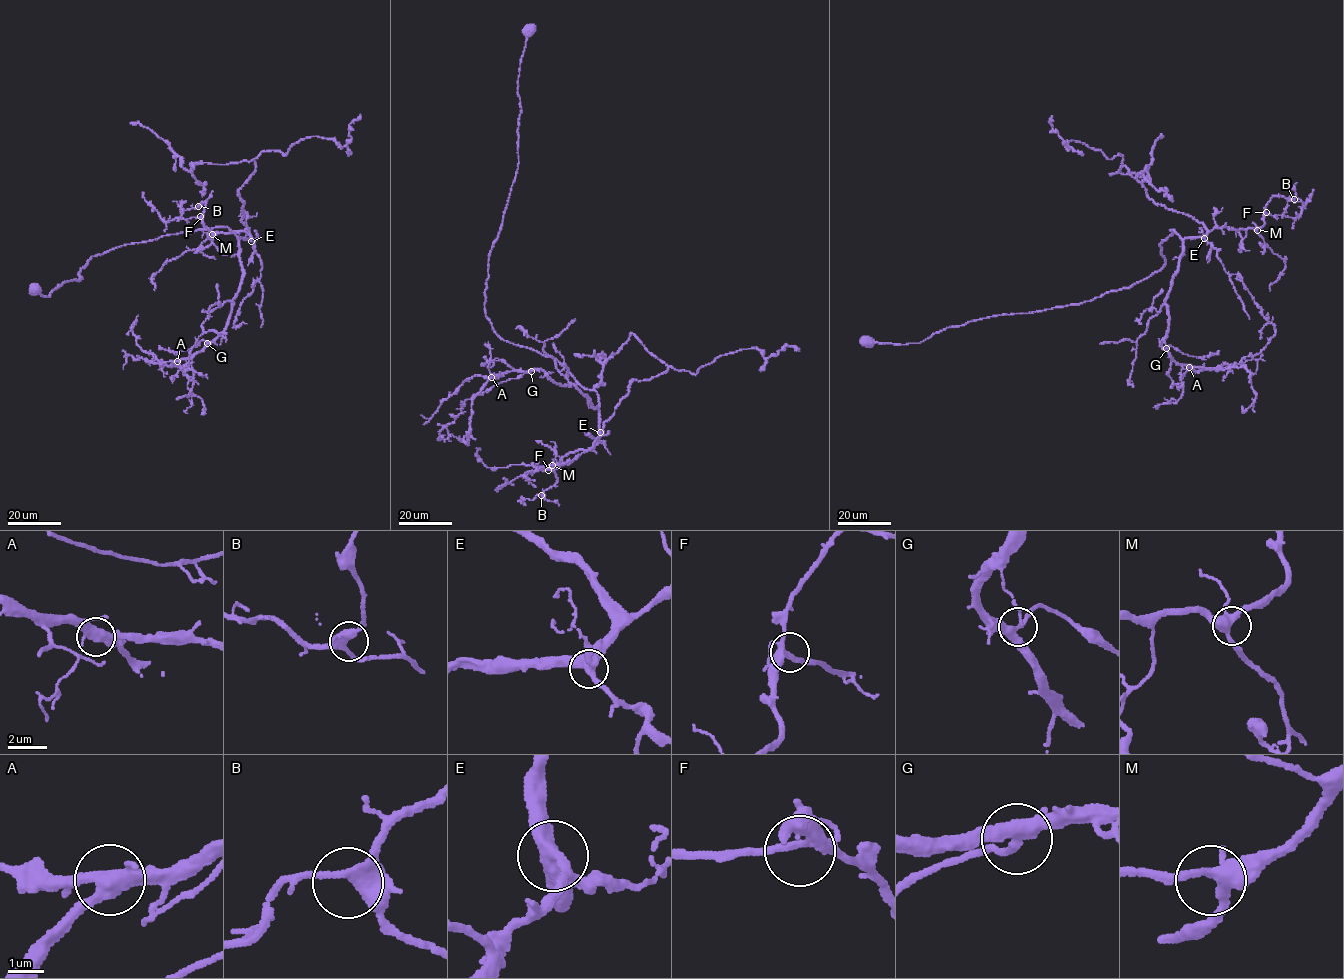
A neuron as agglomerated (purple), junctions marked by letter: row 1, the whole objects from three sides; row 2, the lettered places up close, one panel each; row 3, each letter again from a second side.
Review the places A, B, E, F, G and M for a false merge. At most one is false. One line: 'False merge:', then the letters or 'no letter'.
False merge: no letter

